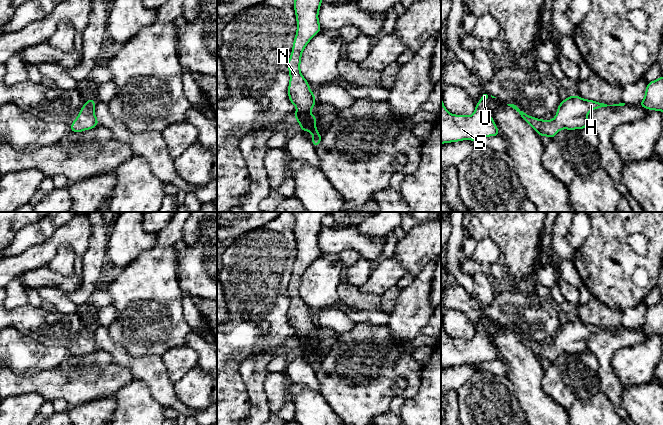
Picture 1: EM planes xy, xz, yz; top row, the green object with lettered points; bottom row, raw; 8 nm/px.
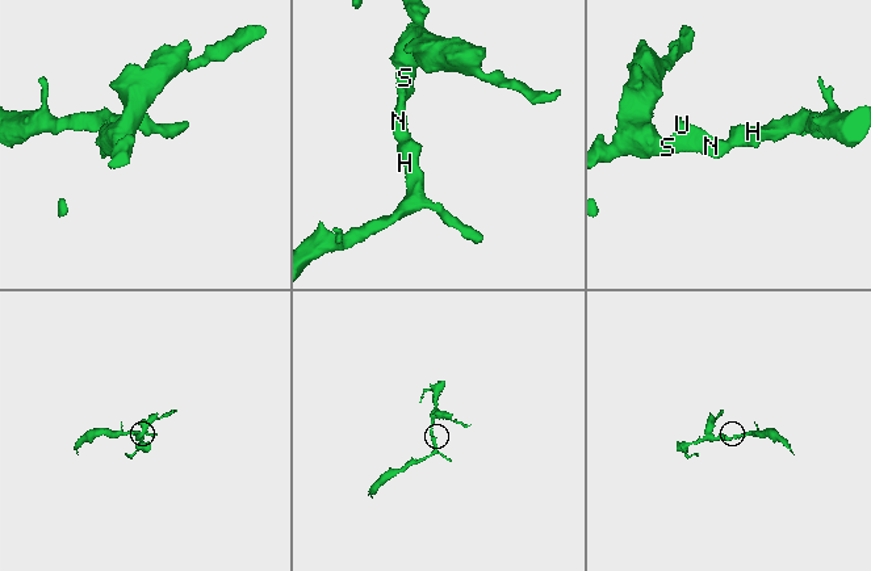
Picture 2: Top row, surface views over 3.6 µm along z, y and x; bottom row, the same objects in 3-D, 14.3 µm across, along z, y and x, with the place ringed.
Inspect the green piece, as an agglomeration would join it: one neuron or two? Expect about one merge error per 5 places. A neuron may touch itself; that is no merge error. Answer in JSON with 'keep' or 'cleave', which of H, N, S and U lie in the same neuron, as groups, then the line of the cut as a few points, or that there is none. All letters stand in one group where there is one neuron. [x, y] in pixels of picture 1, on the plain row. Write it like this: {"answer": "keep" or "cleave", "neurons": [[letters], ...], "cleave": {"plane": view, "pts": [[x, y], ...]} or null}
{"answer": "keep", "neurons": [["H", "N", "S", "U"]], "cleave": null}

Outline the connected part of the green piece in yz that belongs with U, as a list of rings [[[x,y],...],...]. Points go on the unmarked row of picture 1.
[[[487,316],[482,317],[482,322],[478,325],[475,336],[471,340],[449,337],[441,321],[441,368],[461,364],[477,365],[483,361],[500,360],[494,344],[484,330],[484,325],[489,320]]]

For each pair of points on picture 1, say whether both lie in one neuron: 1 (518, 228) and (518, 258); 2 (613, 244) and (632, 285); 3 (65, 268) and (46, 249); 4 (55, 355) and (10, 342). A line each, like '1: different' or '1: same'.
1: same
2: same
3: different
4: same

